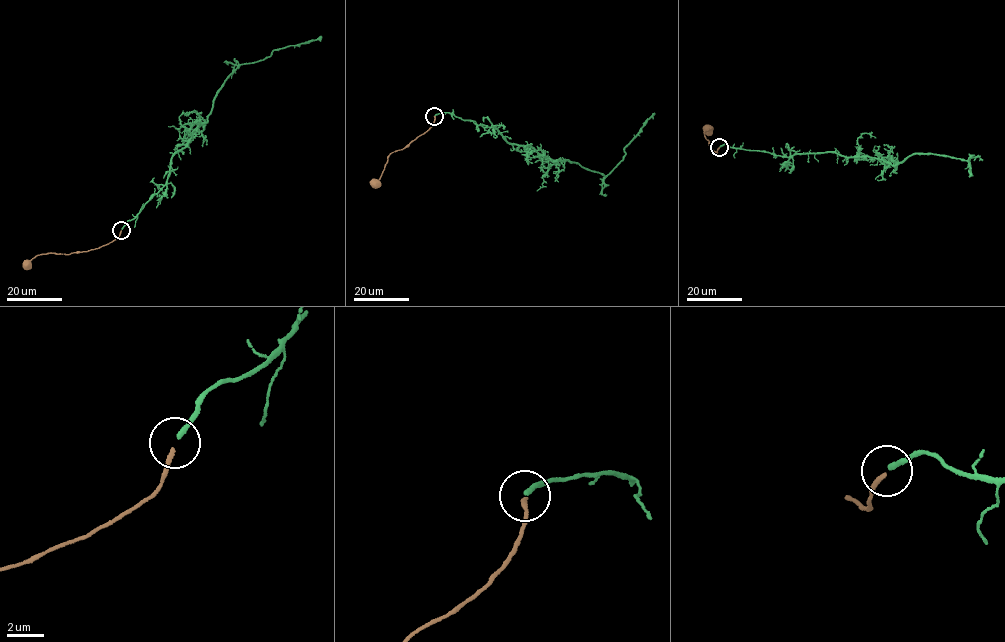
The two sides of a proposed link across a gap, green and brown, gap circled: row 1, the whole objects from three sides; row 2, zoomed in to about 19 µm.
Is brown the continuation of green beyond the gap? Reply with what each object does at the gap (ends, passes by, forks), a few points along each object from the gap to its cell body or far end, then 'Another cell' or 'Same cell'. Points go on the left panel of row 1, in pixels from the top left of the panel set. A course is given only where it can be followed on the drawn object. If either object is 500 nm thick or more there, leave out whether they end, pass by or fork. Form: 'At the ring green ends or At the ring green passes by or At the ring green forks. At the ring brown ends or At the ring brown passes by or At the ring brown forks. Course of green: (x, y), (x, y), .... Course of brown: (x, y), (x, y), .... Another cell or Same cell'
At the ring green ends. At the ring brown ends. Course of green: (122, 229), (166, 184), (172, 157), (206, 123), (217, 94), (240, 65), (321, 36). Course of brown: (121, 230), (118, 237), (101, 246), (66, 255), (41, 253), (27, 264). Another cell

